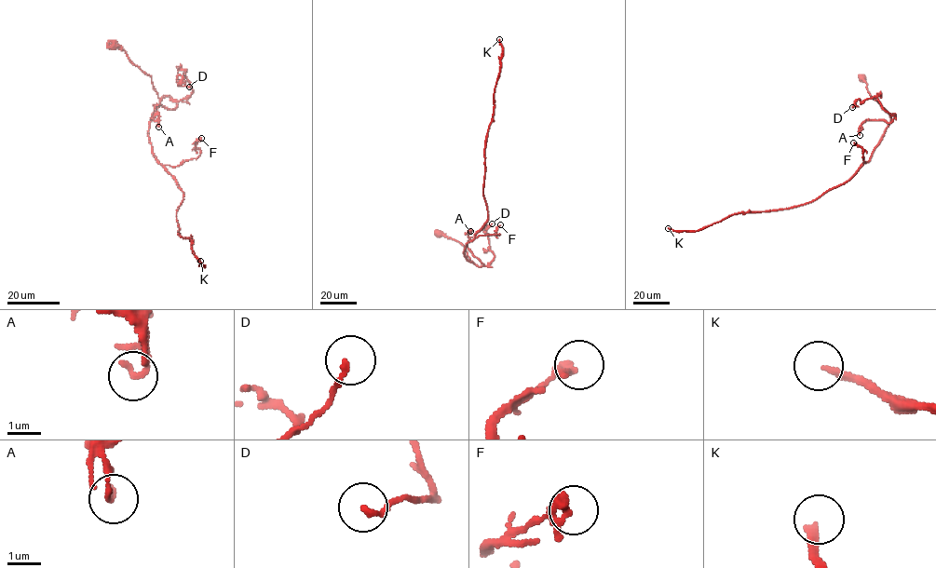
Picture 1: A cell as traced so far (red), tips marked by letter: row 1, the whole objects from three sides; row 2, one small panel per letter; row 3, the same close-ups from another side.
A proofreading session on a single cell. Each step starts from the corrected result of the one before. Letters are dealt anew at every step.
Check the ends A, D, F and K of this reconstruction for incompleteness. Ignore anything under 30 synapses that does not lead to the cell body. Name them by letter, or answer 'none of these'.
K

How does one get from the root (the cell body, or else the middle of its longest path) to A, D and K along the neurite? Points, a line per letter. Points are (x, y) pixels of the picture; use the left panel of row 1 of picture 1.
A: (113, 46), (151, 77), (159, 98), (170, 96), (177, 103), (172, 109), (153, 105), (156, 104), (158, 127)
D: (113, 46), (151, 77), (159, 98), (182, 100), (192, 93), (185, 71), (177, 79), (181, 75), (189, 87)
K: (113, 46), (151, 77), (159, 104), (149, 142), (183, 193), (179, 235), (191, 238), (205, 265), (200, 261)

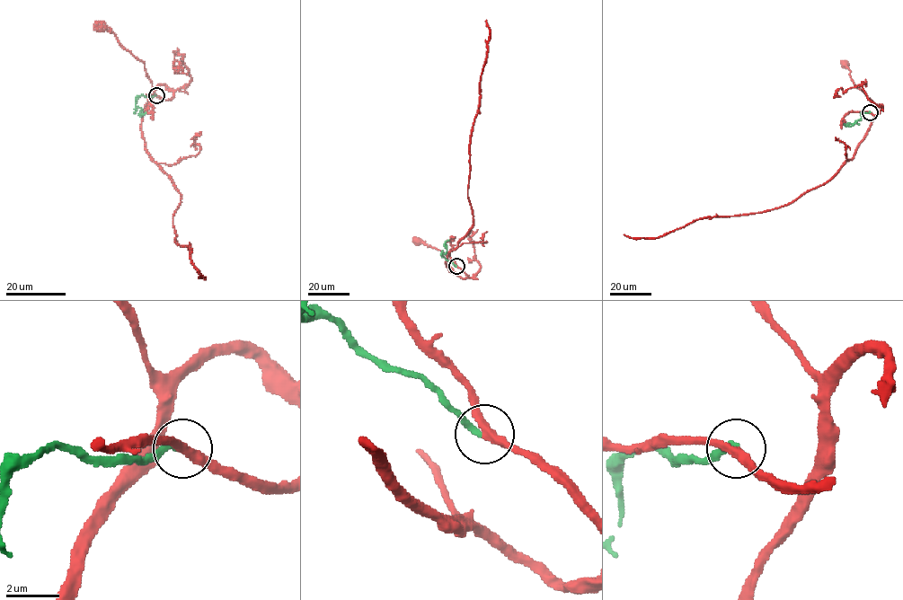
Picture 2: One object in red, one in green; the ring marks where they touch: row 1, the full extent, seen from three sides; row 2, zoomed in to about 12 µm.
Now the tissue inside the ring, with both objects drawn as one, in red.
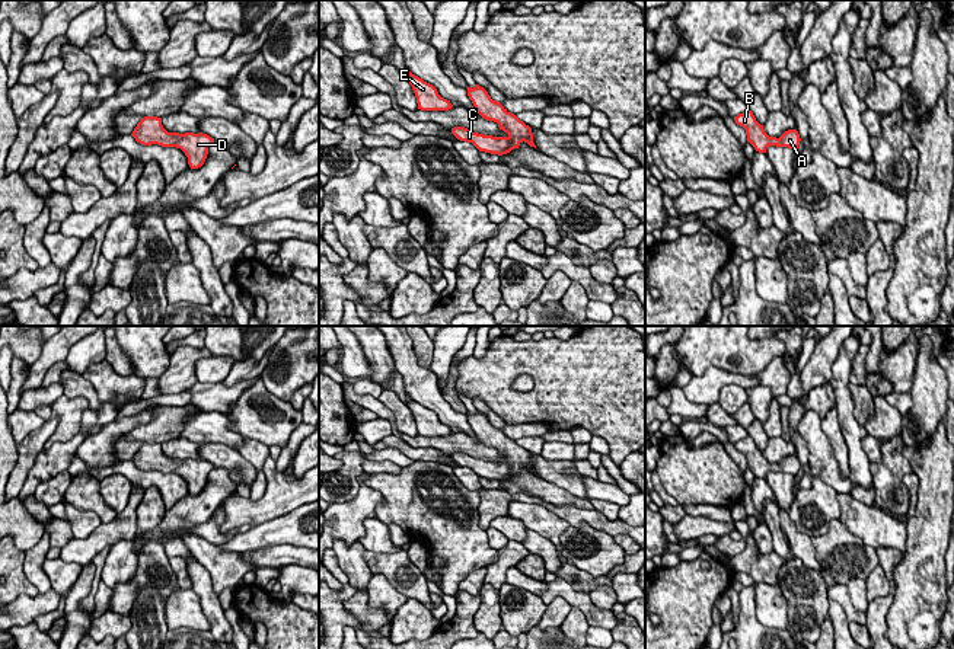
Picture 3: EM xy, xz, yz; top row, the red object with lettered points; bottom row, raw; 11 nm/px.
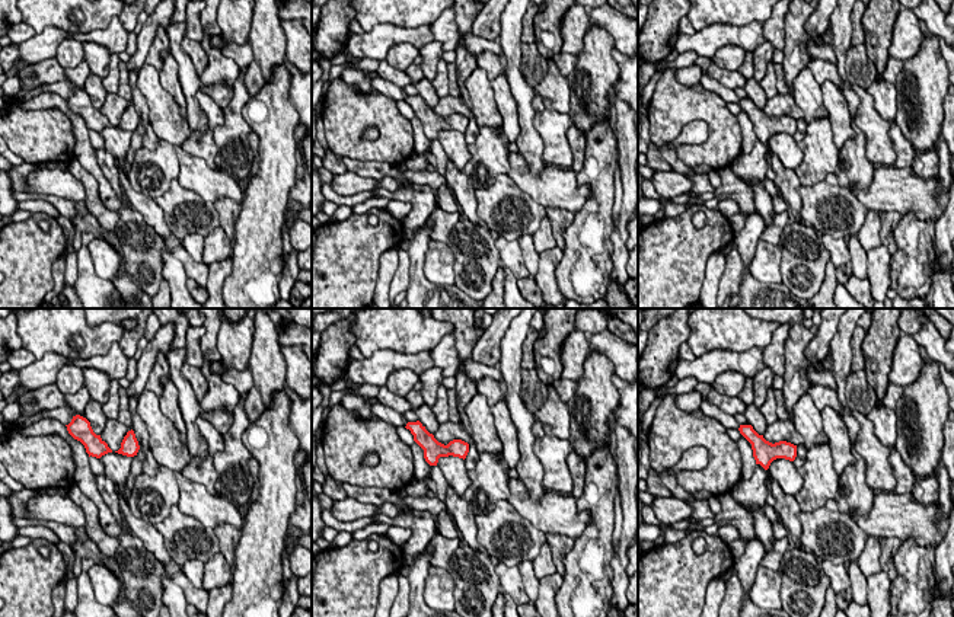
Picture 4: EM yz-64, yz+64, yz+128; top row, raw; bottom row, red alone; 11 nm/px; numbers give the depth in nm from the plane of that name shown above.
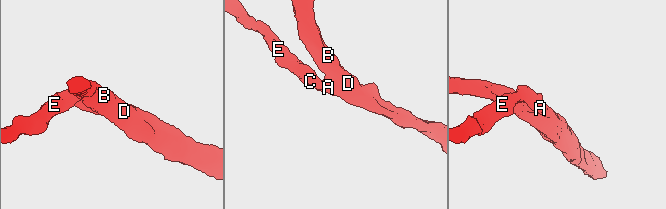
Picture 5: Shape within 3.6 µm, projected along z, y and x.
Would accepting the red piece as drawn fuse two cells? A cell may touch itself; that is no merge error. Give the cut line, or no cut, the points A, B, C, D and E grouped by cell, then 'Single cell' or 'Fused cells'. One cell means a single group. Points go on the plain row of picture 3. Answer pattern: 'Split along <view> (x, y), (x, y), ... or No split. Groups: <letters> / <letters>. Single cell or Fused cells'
No split. Groups: A B C D E. Single cell

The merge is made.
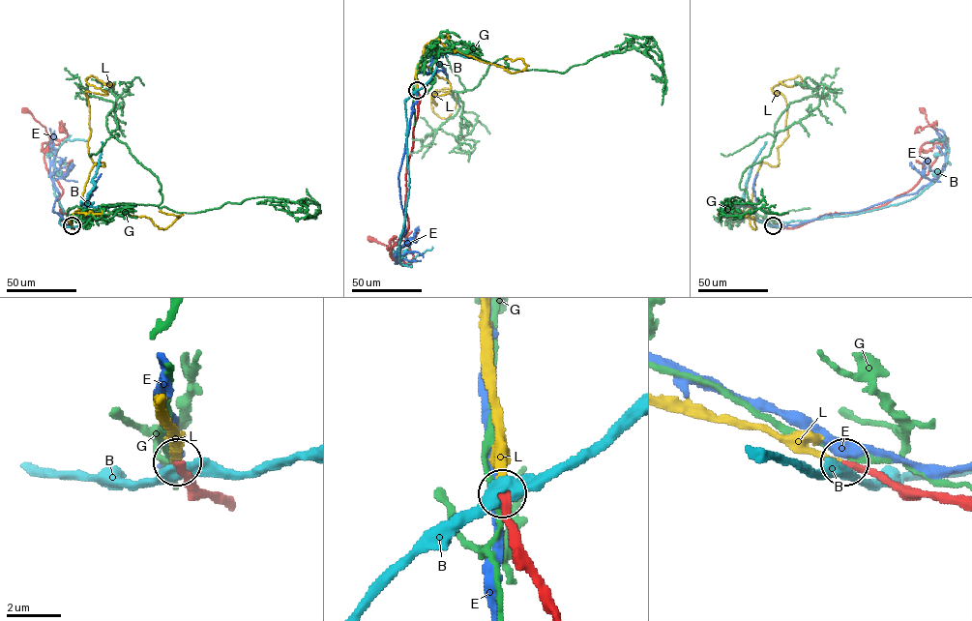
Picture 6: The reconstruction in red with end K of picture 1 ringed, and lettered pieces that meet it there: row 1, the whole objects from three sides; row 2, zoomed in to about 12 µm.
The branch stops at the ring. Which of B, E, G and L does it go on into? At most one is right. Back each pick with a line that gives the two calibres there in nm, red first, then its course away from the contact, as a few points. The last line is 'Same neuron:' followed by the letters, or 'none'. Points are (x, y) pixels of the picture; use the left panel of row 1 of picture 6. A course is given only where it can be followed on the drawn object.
L: Thickness 260 nm (red) against 240 nm. Its course: (72, 225), (87, 205), (93, 166), (104, 165), (88, 153), (85, 93), (107, 94), (85, 79), (107, 82)
Same neuron: L

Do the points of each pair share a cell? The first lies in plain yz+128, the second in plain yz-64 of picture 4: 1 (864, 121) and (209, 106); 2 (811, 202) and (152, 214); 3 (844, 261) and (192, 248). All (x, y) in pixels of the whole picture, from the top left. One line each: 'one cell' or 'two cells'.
1: two cells
2: two cells
3: two cells

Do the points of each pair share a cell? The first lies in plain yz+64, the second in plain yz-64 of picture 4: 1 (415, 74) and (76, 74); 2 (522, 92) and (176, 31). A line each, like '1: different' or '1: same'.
1: same
2: same

